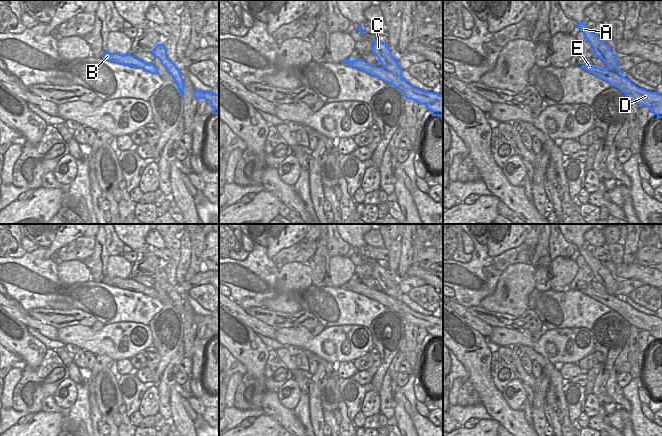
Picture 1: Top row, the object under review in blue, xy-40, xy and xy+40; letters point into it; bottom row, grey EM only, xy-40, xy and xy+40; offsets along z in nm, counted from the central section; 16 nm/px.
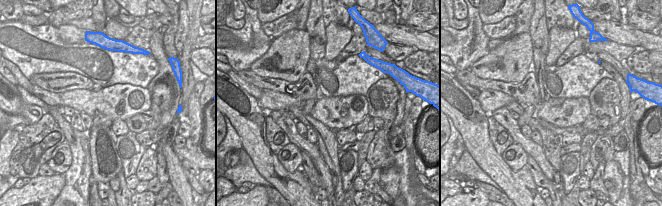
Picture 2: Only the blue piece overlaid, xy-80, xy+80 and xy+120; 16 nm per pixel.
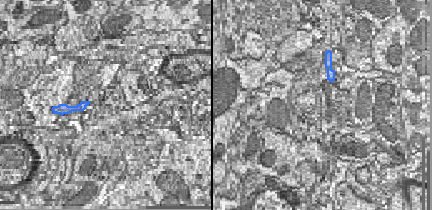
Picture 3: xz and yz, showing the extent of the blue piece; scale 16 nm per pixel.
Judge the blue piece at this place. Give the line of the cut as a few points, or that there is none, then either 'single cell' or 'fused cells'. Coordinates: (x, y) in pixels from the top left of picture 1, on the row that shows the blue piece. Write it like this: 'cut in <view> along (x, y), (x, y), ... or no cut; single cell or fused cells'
cut in xy along (382, 67), (401, 77); fused cells

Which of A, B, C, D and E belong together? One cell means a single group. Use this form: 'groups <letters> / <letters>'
groups A C / B D E

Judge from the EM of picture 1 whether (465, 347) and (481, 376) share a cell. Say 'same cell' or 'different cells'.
same cell

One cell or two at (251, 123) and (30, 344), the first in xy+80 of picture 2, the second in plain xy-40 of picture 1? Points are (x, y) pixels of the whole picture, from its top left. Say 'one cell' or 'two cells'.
one cell

